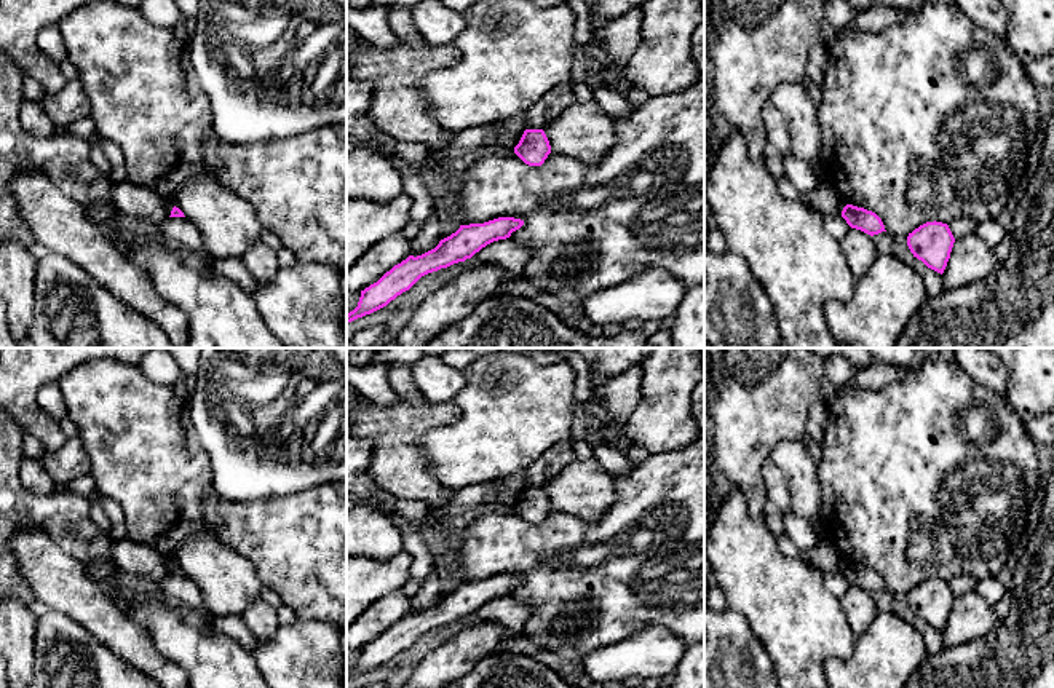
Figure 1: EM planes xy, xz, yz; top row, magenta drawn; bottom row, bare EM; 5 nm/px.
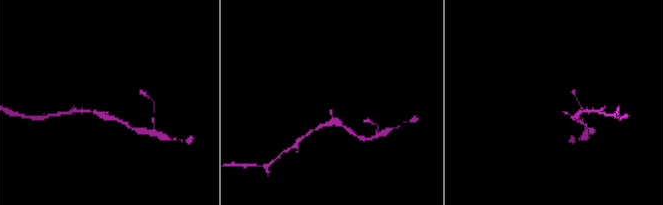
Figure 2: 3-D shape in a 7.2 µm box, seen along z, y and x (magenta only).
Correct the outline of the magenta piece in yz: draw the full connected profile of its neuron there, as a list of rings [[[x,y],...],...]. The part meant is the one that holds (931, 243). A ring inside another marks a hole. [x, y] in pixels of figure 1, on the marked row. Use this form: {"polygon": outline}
{"polygon": [[[936,220],[920,225],[907,236],[907,246],[913,257],[941,275],[947,267],[953,243],[949,225]]]}

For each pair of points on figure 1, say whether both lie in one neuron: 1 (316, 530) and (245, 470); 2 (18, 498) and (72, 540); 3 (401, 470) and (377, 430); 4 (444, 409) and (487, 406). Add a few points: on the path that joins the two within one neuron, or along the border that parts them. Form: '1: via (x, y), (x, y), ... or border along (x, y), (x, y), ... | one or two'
1: border along (313, 487), (240, 502) | two
2: via (31, 510), (43, 511), (59, 527) | one
3: via (396, 460), (396, 449), (387, 439) | one
4: border along (454, 401), (459, 417), (427, 430) | two

